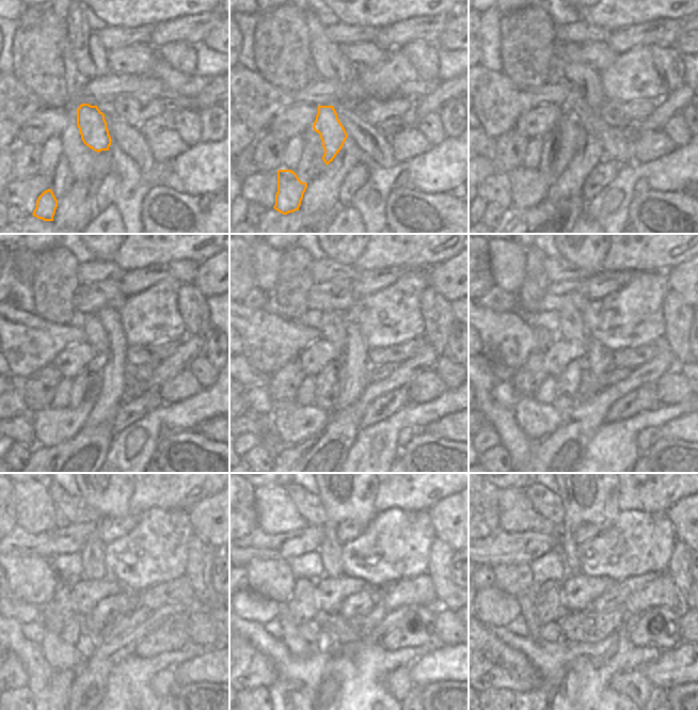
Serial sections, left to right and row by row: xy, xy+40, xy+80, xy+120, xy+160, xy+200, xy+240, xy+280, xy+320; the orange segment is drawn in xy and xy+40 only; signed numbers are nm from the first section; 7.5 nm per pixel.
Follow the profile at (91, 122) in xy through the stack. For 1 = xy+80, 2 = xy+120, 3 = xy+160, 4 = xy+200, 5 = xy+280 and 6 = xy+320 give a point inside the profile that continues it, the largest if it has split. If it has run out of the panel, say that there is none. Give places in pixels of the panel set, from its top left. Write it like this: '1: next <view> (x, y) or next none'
1: next xy+80 (529, 187)
2: next xy+120 (52, 426)
3: next xy+160 (292, 423)
4: next xy+200 (537, 421)
5: next xy+280 (297, 646)
6: next xy+320 (535, 635)

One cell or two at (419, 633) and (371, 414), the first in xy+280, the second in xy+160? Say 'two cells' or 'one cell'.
one cell

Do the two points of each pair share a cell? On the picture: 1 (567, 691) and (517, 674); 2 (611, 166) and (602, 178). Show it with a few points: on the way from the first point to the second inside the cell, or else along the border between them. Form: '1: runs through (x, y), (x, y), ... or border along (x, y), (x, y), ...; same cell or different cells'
1: border along (528, 661), (541, 682), (520, 693); different cells
2: runs through (608, 169), (603, 175); same cell

